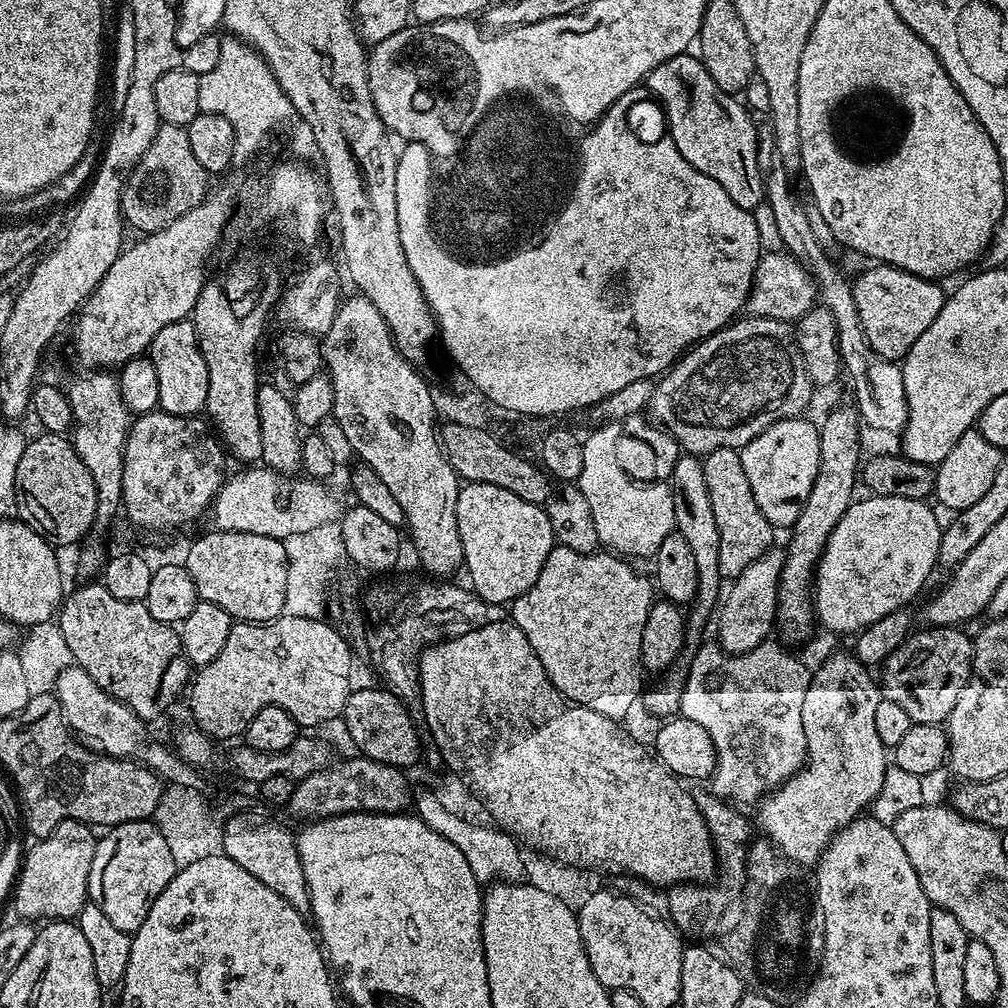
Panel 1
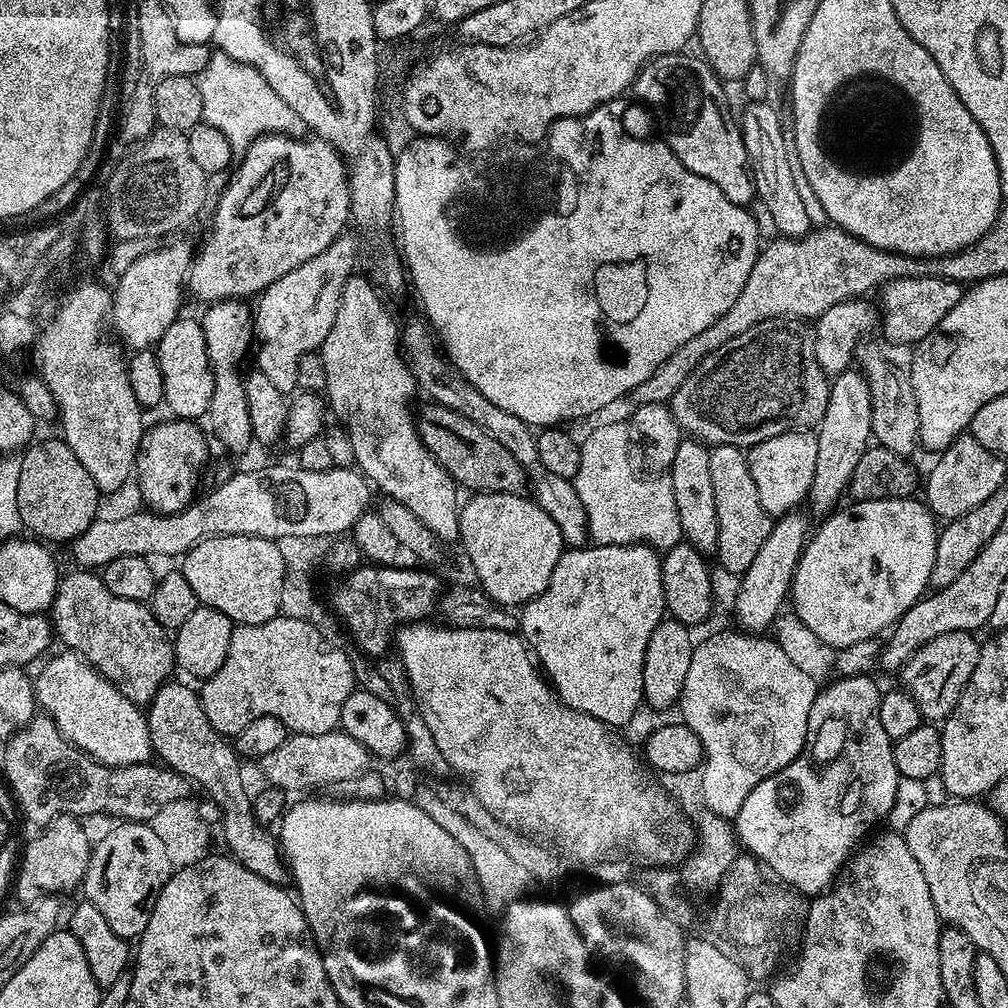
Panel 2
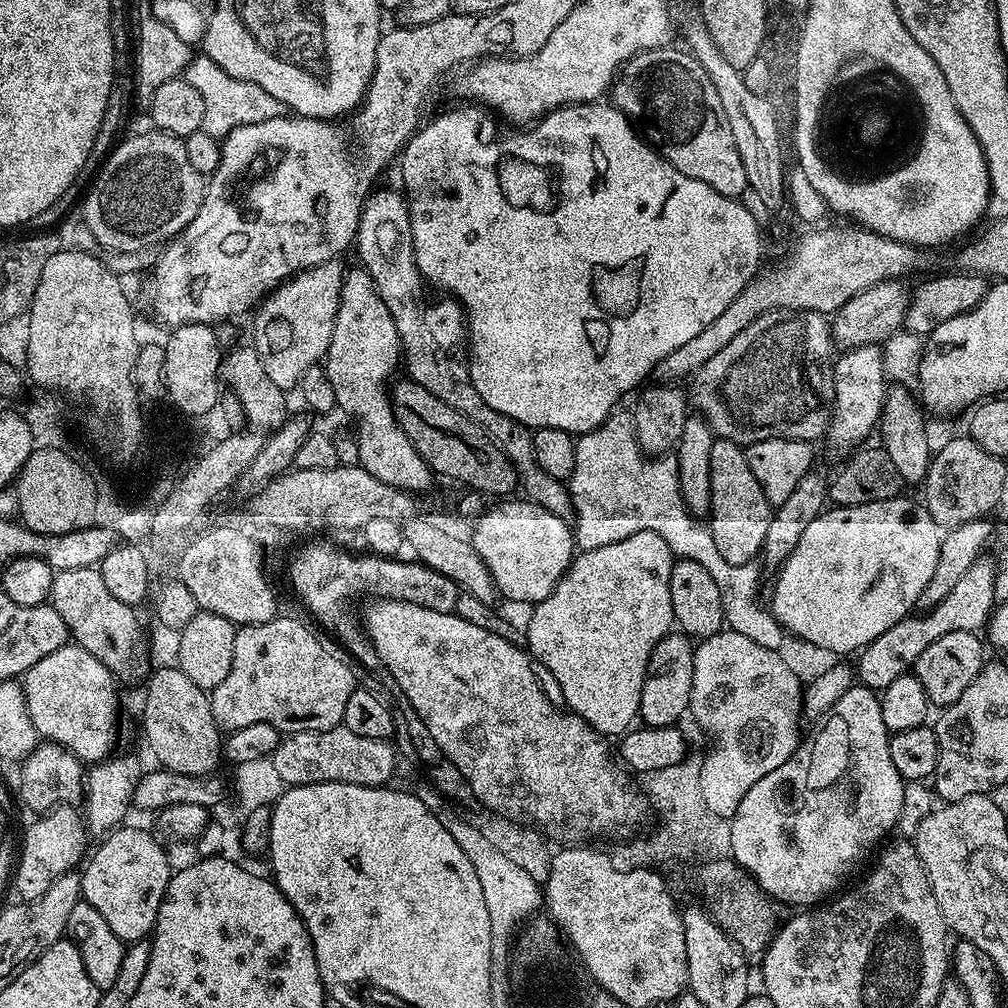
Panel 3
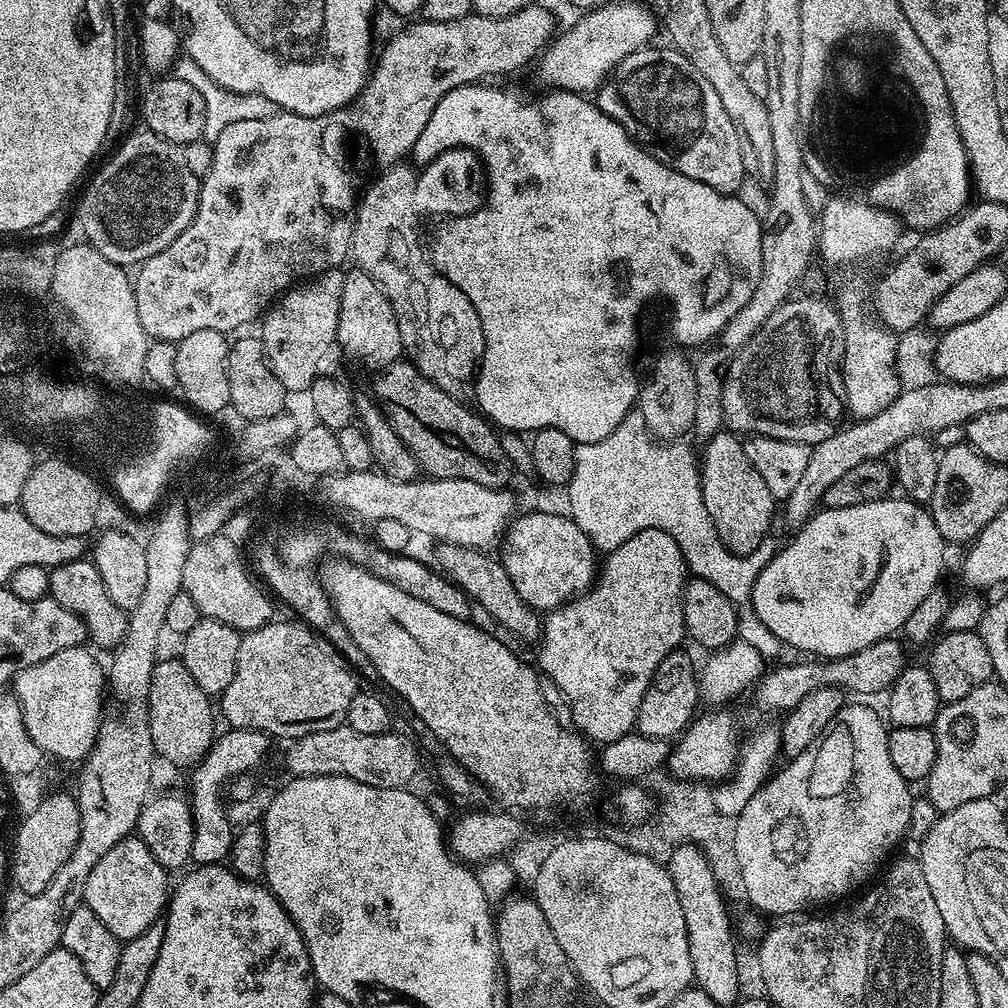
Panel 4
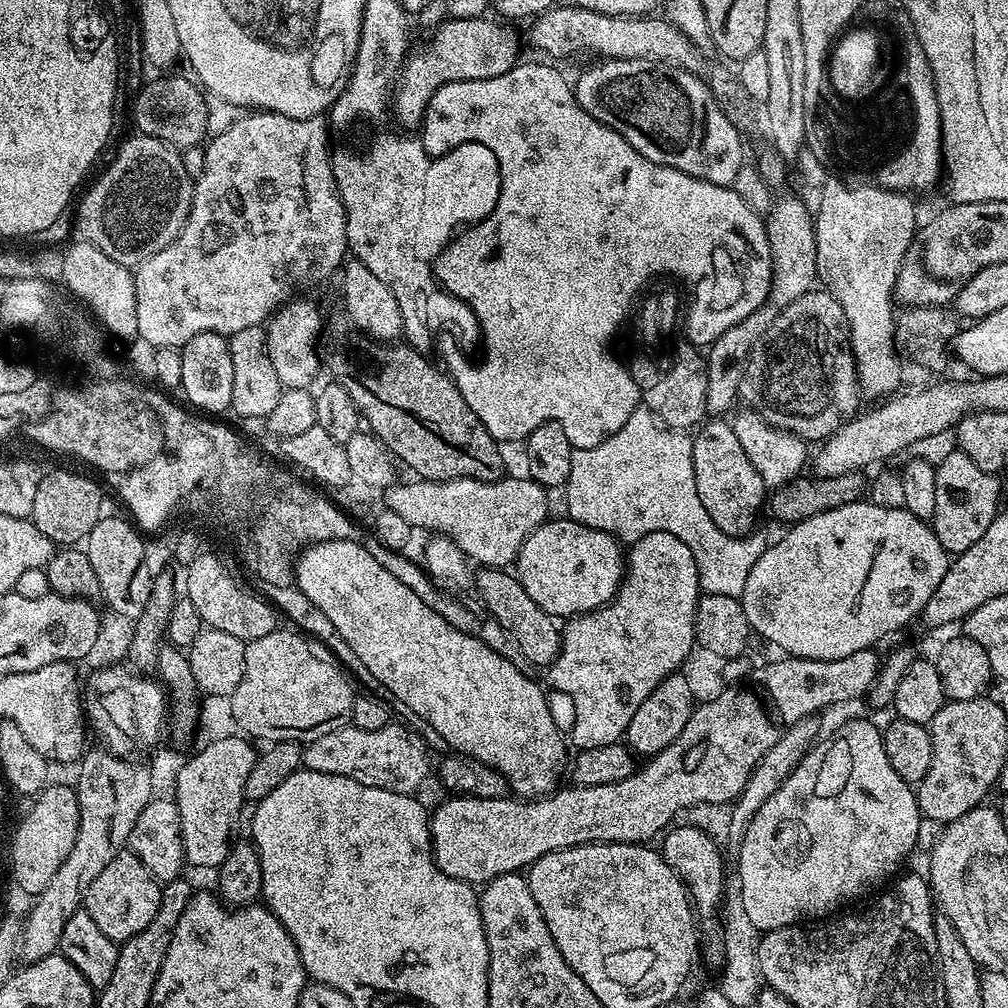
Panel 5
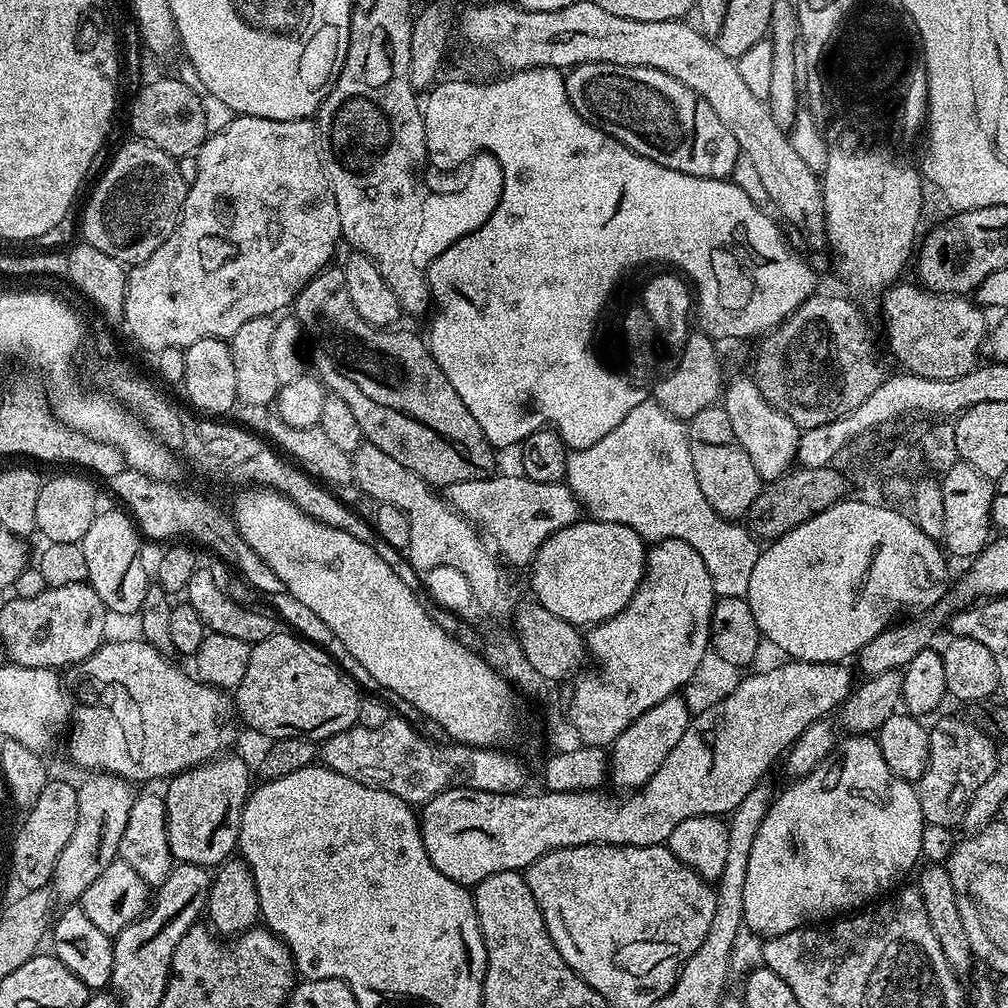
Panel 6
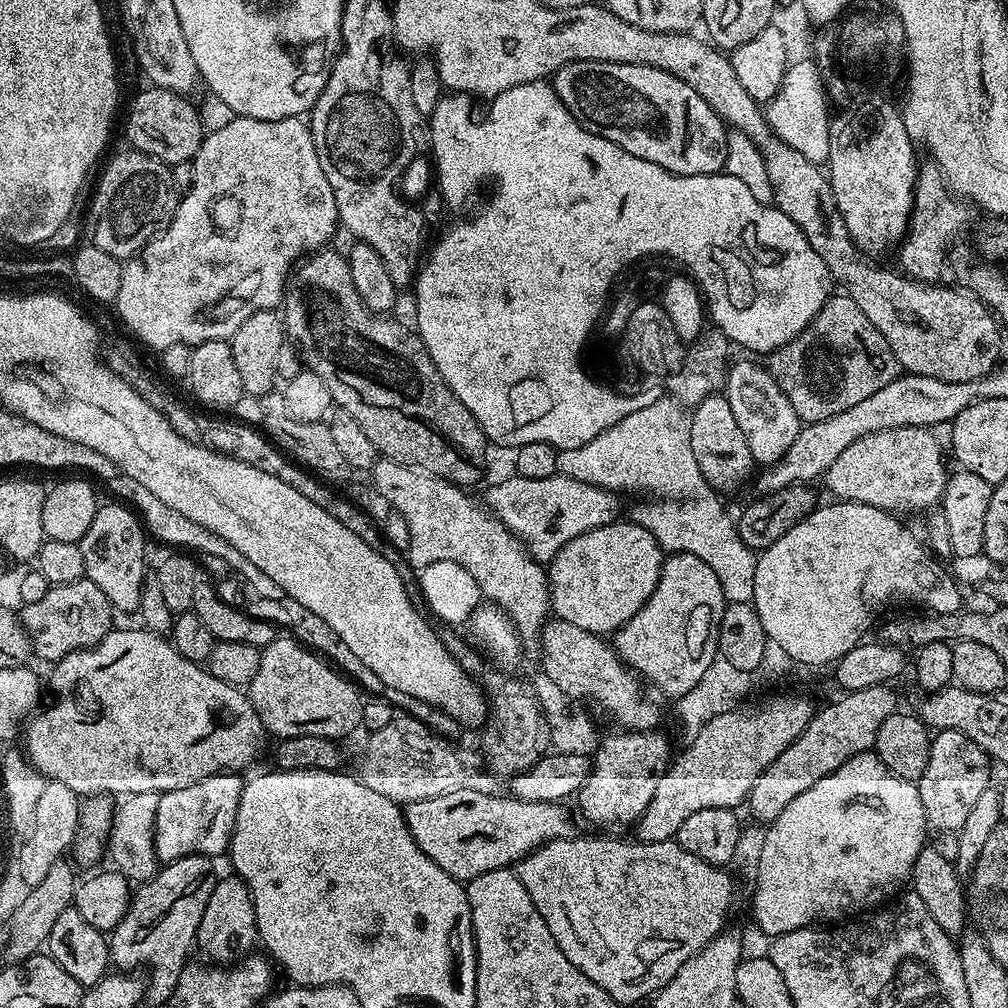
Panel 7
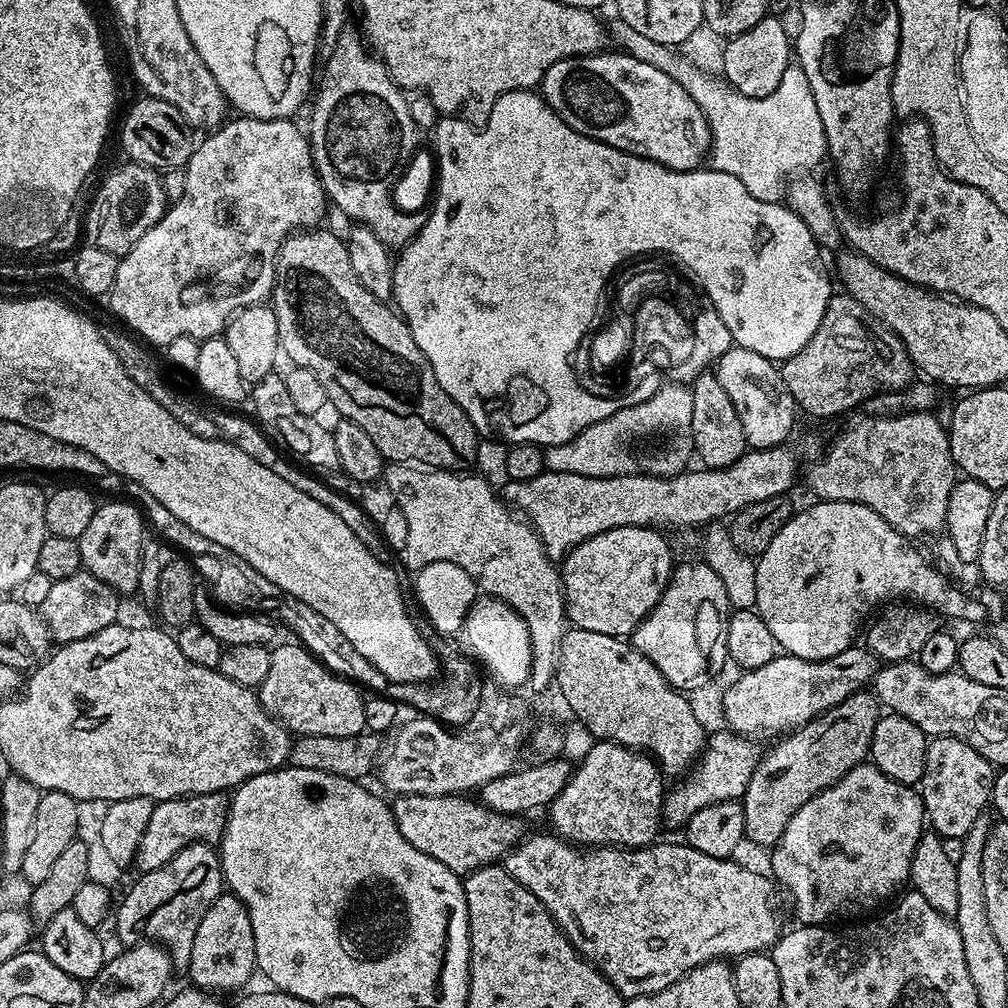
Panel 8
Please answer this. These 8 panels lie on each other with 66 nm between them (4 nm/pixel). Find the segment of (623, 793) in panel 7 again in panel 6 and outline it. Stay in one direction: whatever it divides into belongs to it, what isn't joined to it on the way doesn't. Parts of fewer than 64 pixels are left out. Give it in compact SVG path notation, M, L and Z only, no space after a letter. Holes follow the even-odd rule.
M677 694L658 702L646 710L610 745L610 780L623 790L643 789L645 782L658 774L658 766L670 758L670 750L678 746L686 726L692 721L693 713L689 711L683 695Z

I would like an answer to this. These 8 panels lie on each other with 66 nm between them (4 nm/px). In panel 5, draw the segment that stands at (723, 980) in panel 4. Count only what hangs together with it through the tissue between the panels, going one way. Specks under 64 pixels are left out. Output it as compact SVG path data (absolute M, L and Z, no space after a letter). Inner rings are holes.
M682 822L678 828L672 826L663 833L664 861L671 866L680 880L688 887L688 894L692 898L695 915L701 921L708 920L716 911L721 911L722 897L726 892L726 875L724 876L724 856L720 853L721 845L713 836L706 834L706 830L696 828L693 824Z

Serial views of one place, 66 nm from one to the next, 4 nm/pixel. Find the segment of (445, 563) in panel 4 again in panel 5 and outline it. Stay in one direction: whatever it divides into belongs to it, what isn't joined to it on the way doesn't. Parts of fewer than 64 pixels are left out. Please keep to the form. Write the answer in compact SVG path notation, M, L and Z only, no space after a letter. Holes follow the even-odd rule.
M485 568L479 569L480 573L475 573L474 588L480 591L480 596L484 599L484 604L488 607L487 615L495 618L501 626L513 635L514 641L518 642L518 647L525 654L529 662L534 666L547 666L555 660L556 655L560 652L561 629L557 621L526 590L516 579L511 571L503 568Z

